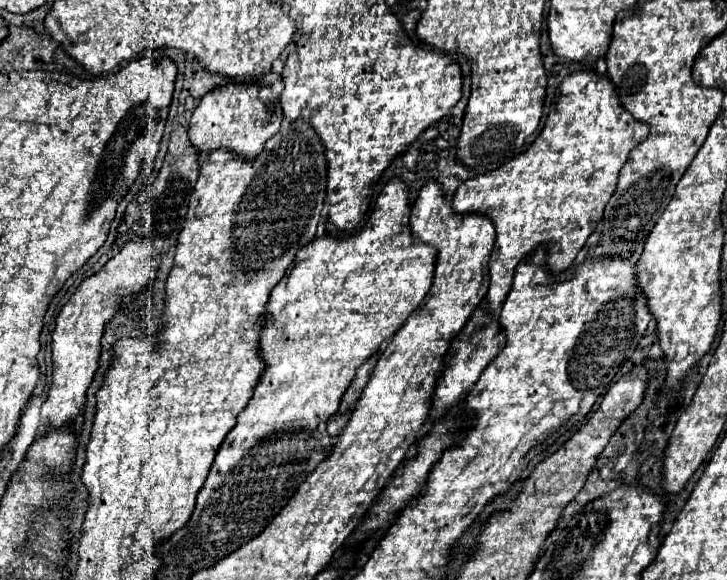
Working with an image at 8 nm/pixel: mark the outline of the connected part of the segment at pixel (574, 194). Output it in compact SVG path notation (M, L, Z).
M579 70L567 76L559 86L559 96L551 106L547 122L541 134L533 140L533 144L521 152L511 162L499 166L499 170L475 176L465 180L453 198L453 210L457 212L477 212L485 214L493 220L497 230L497 240L489 260L489 292L487 292L487 308L499 308L507 290L511 288L511 278L515 274L515 266L519 260L529 254L537 244L547 244L547 268L551 274L567 270L577 252L583 248L591 232L603 218L603 210L617 188L619 170L627 162L629 152L641 144L649 134L649 128L635 120L631 112L623 108L621 98L615 94L615 86L607 78L607 74L597 74L593 70Z

